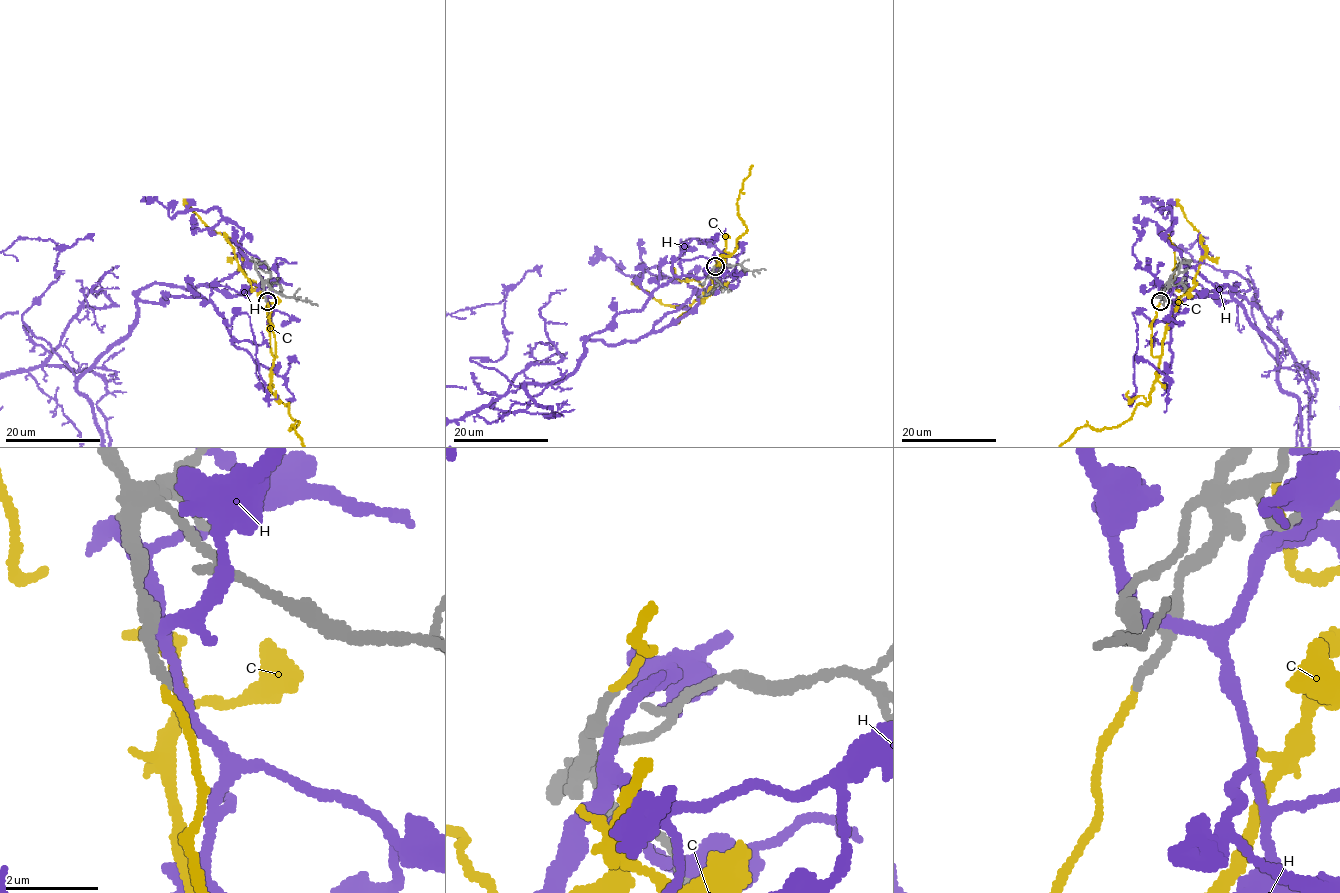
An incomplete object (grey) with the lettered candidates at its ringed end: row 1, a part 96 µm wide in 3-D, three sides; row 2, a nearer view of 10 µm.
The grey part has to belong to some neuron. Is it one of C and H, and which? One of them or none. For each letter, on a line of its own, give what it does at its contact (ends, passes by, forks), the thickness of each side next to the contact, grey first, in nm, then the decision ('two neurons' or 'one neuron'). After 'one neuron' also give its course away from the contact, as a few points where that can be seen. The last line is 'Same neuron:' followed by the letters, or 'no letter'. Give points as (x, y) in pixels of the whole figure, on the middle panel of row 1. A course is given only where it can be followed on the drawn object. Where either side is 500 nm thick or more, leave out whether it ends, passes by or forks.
C: it ends; calibres 180 and 150 nm; two neurons
H: it forks; calibres 280 and 240 nm; two neurons
Same neuron: no letter

